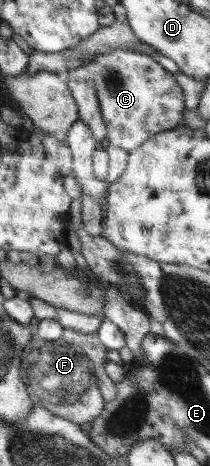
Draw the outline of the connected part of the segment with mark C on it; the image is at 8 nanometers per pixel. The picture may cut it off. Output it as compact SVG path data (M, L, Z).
M112 49L91 58L81 67L70 69L65 73L65 79L67 83L71 80L88 81L93 86L106 125L106 145L128 153L135 152L150 137L184 125L184 93L176 77L143 52Z

